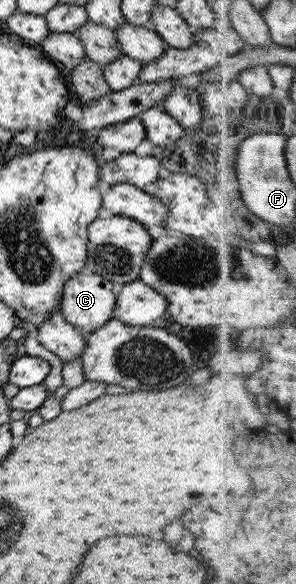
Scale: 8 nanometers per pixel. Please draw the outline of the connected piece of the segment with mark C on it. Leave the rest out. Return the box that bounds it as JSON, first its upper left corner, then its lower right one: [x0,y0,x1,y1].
[58,270,115,331]

